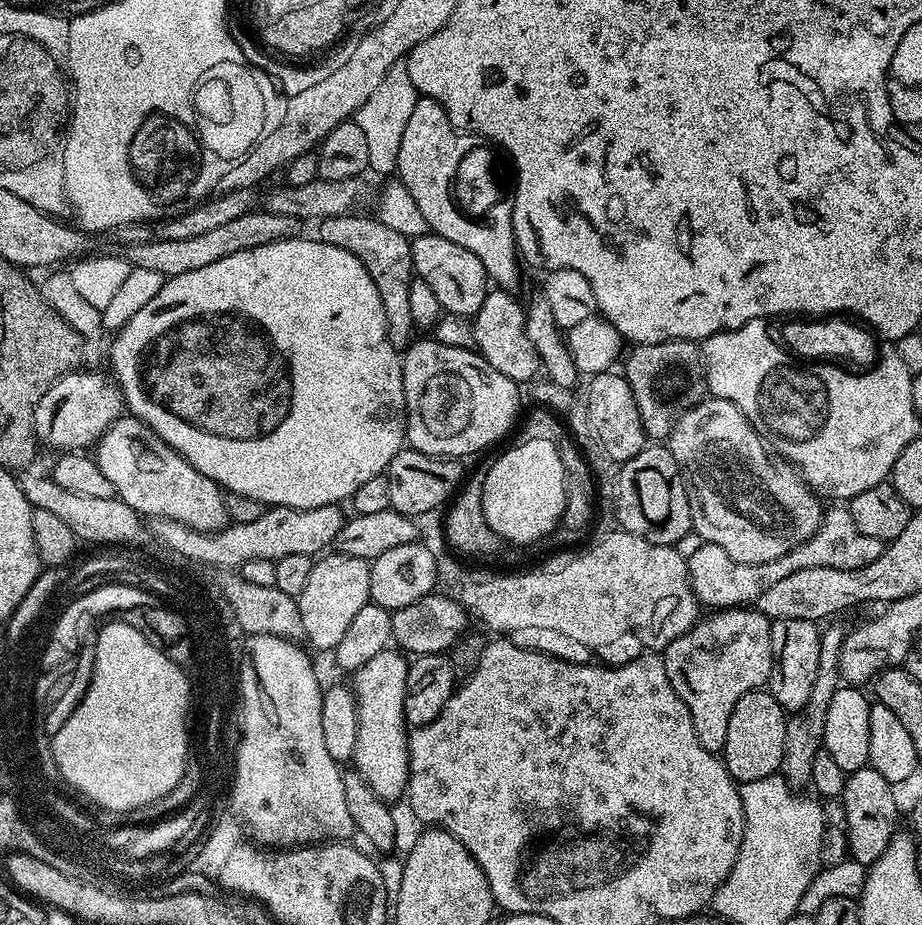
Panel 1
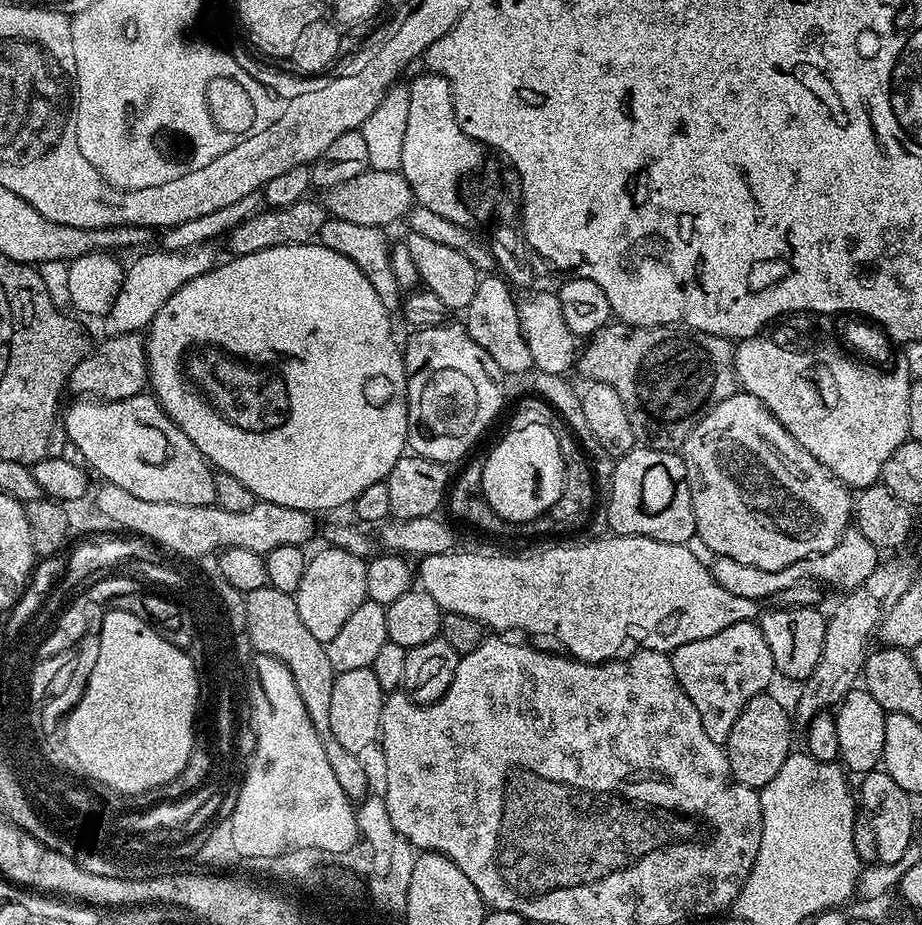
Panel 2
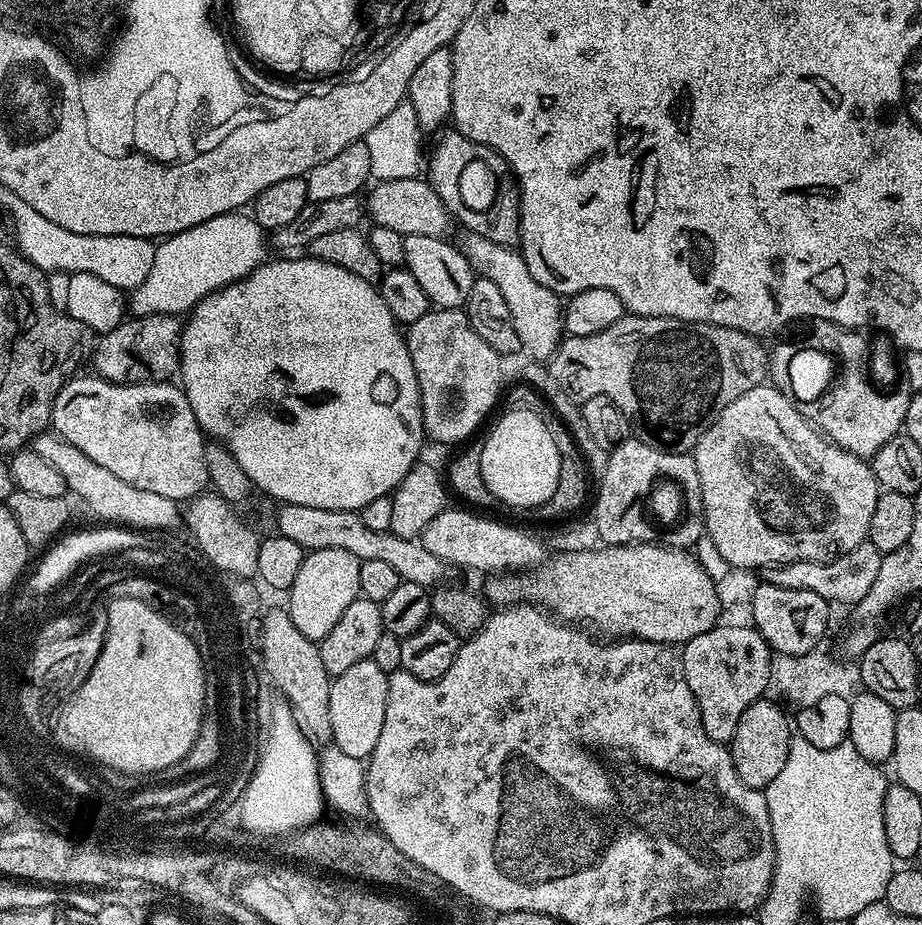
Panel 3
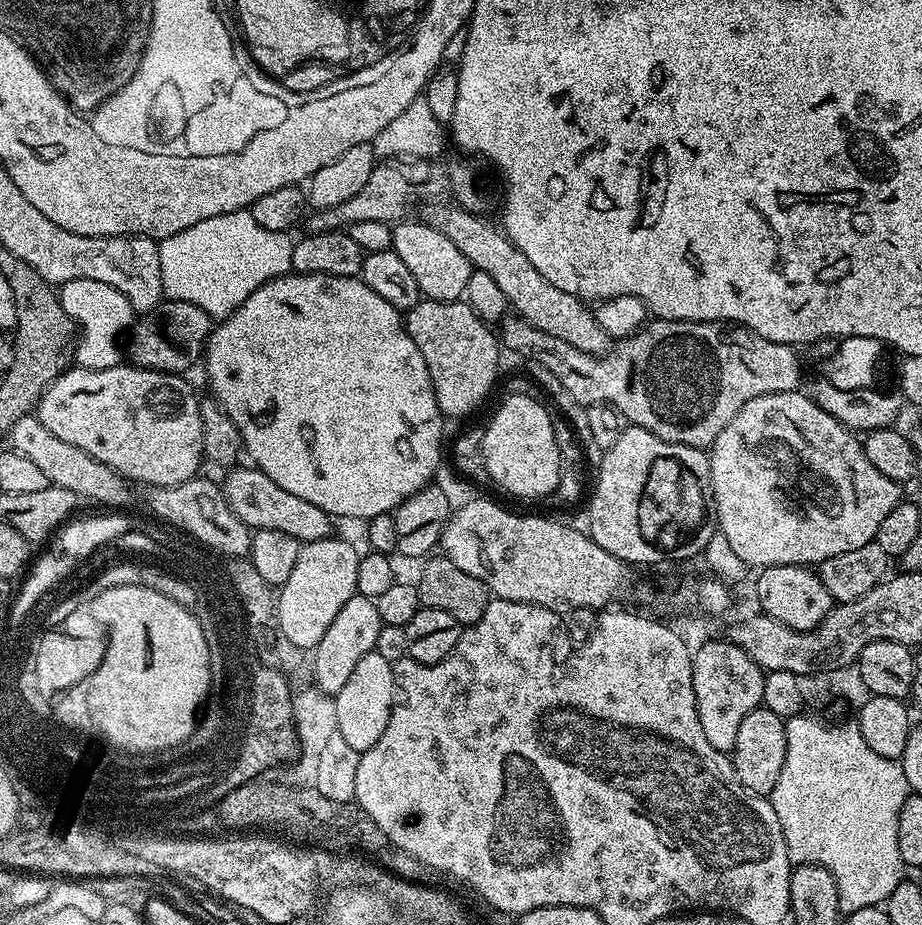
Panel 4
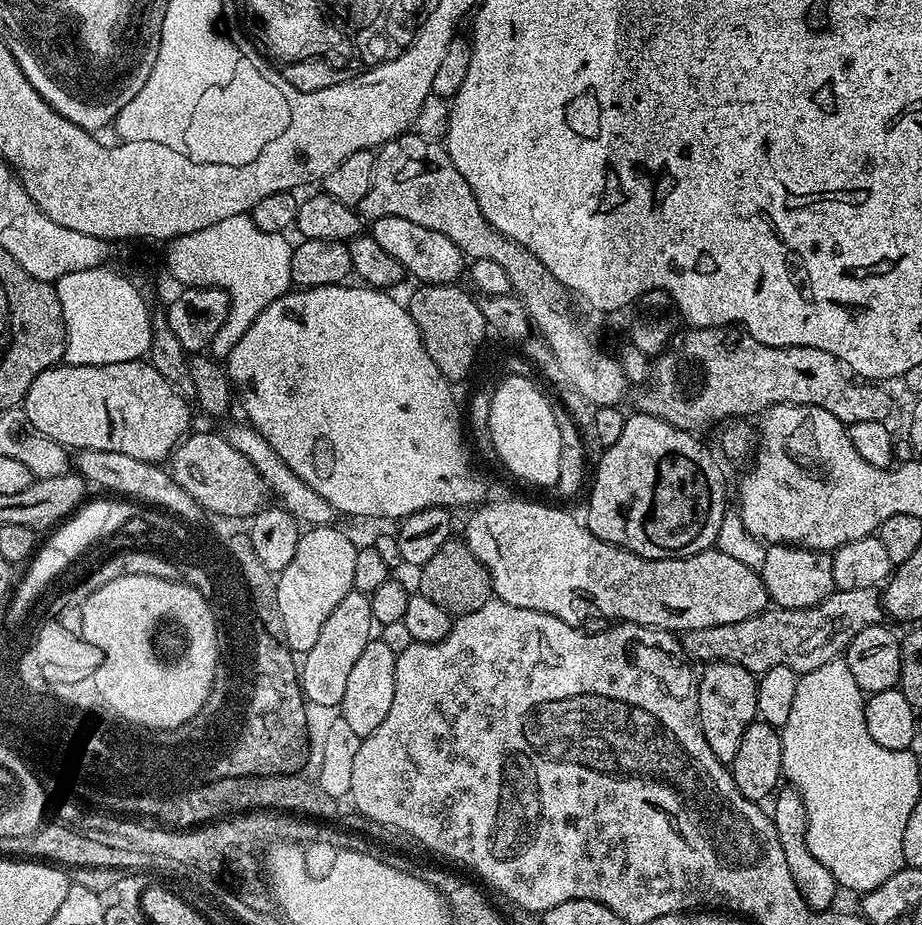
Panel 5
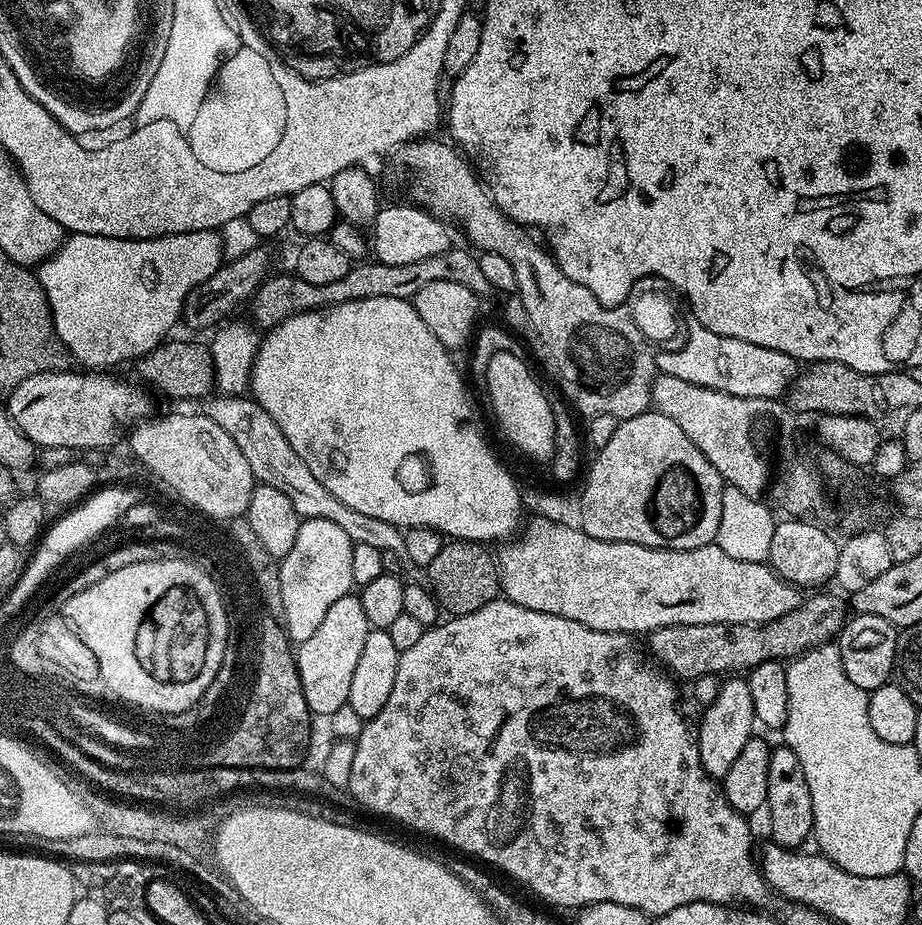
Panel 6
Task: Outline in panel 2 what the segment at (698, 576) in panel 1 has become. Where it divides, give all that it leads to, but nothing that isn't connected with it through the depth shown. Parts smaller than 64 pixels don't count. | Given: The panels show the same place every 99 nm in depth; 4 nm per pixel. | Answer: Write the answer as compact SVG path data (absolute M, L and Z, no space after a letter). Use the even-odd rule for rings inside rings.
M855 530L844 533L834 547L825 552L818 552L814 556L808 556L804 560L794 562L782 570L758 570L758 566L746 566L742 562L734 562L734 558L717 556L712 563L712 577L722 586L722 590L730 590L730 594L738 594L738 598L750 598L751 600L767 601L767 596L779 597L782 590L789 586L794 586L800 581L815 582L821 586L829 584L832 588L839 590L851 590L862 586L870 574L882 562L882 553L874 546L874 542L869 542L867 538L862 538L862 534Z

